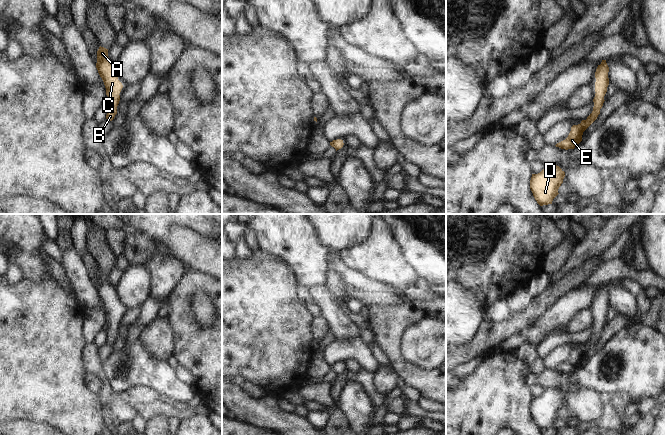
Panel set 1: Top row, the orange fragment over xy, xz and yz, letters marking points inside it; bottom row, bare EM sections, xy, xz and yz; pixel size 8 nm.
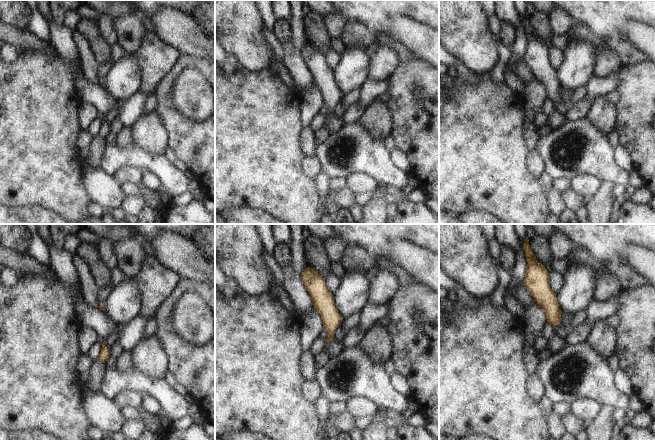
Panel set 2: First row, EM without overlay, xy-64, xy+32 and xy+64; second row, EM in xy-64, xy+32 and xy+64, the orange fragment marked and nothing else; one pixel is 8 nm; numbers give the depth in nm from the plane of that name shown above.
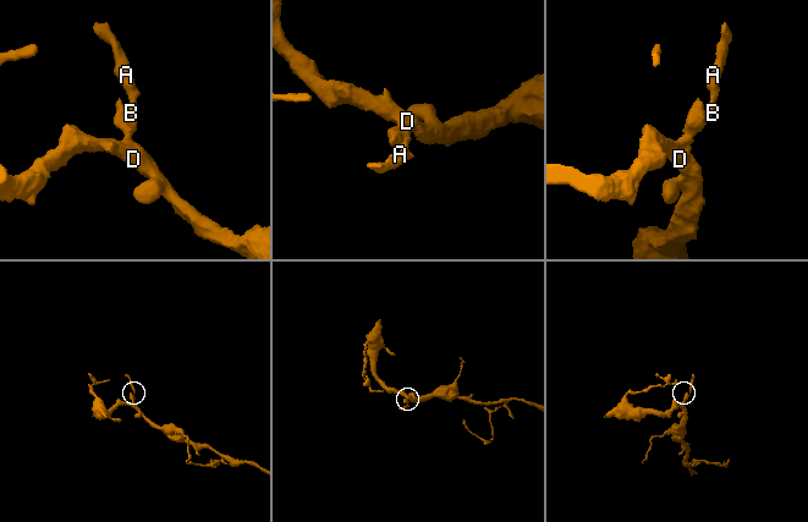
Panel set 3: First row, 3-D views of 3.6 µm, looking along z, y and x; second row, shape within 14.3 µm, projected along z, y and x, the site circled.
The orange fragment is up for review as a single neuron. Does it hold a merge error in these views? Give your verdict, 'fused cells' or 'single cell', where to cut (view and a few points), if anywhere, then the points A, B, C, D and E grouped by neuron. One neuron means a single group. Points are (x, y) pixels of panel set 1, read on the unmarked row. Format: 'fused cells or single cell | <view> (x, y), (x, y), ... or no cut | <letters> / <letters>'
single cell | no cut | A B C D E

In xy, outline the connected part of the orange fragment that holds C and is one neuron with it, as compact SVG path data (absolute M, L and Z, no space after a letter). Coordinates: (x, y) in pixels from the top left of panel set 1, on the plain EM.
M101 270L97 275L96 292L104 306L106 319L108 320L106 343L112 345L117 338L117 330L120 325L119 318L123 312L123 309L118 304L115 287L109 284L108 273Z

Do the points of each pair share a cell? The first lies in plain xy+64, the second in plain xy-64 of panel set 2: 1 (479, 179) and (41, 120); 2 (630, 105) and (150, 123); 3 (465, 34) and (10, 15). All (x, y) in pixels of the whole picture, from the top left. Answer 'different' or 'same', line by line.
1: same
2: different
3: same

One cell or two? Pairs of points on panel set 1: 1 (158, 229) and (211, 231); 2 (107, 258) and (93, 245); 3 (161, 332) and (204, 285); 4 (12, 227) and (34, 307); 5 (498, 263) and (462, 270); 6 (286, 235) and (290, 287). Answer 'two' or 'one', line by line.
1: one
2: one
3: two
4: two
5: one
6: two

